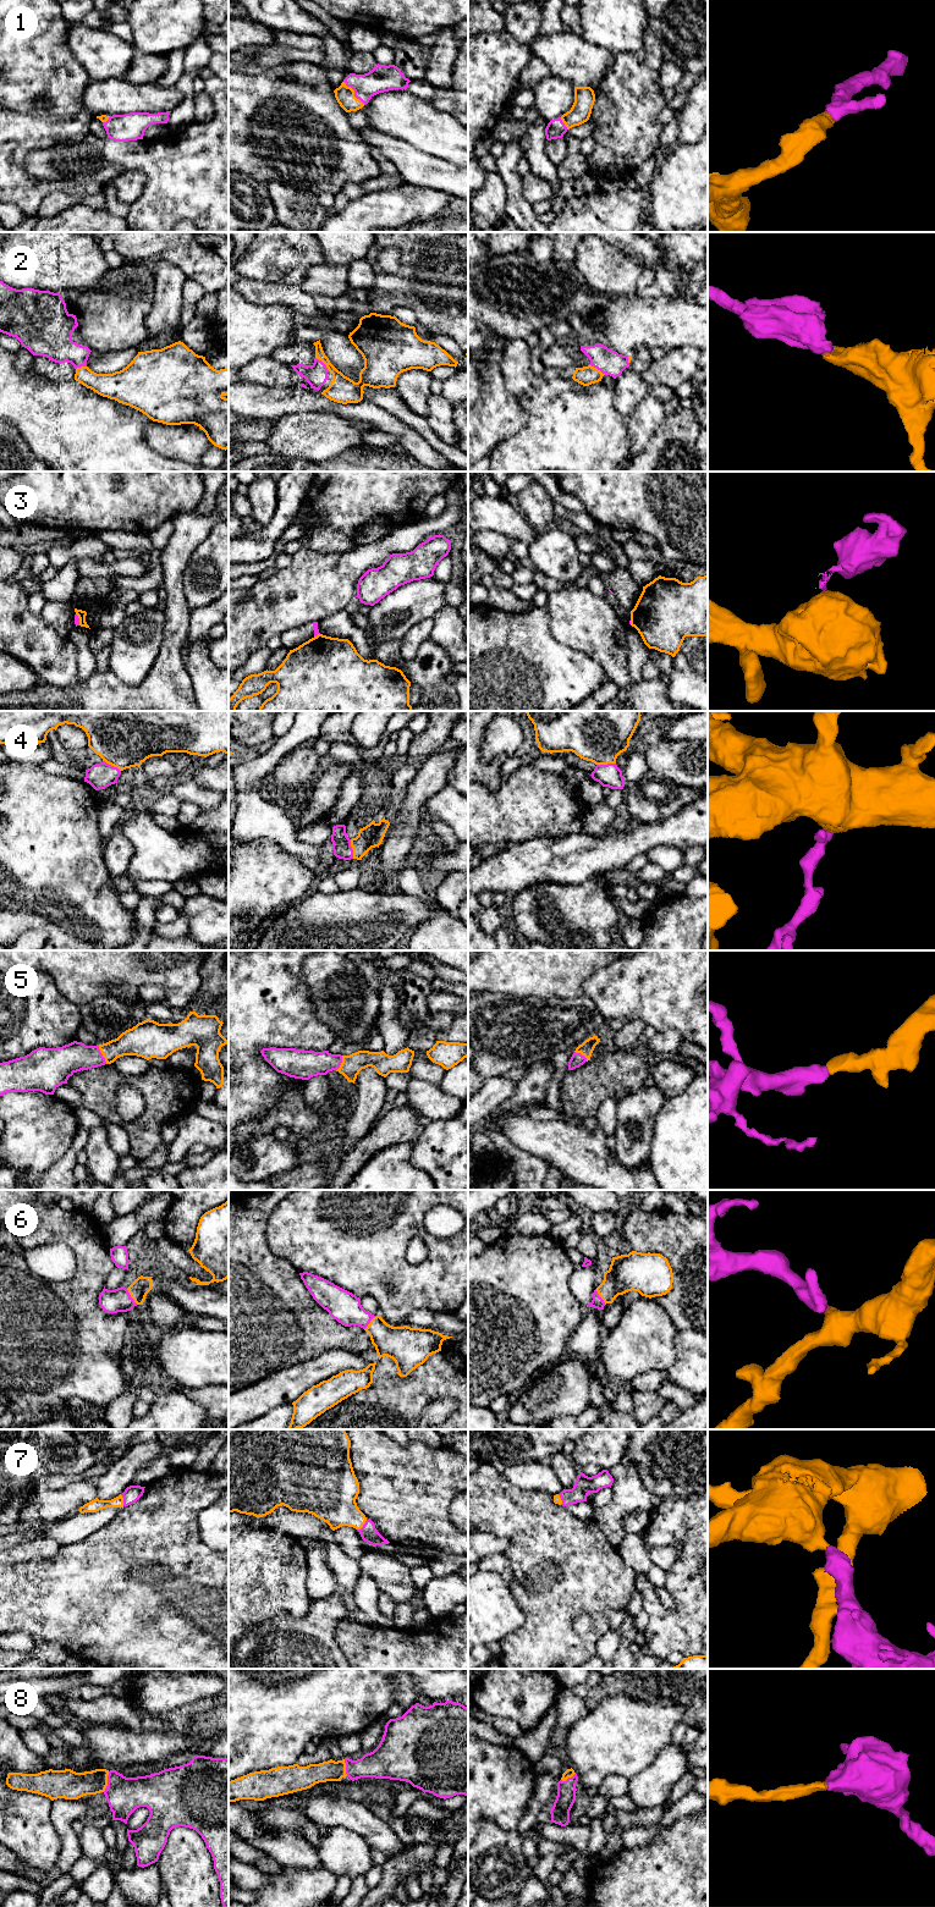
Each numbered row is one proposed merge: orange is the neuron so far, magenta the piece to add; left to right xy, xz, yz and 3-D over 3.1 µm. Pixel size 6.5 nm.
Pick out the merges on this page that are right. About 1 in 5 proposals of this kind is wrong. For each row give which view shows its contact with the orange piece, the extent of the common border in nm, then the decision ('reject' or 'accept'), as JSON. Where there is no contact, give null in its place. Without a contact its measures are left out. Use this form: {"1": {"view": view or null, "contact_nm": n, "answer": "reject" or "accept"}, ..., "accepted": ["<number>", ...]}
{"1": {"view": "xz", "contact_nm": 220, "answer": "accept"}, "2": {"view": "xz", "contact_nm": 130, "answer": "accept"}, "3": {"view": "xy", "contact_nm": 80, "answer": "reject"}, "4": {"view": "xz", "contact_nm": 130, "answer": "accept"}, "5": {"view": "xy", "contact_nm": 140, "answer": "accept"}, "6": {"view": "xy", "contact_nm": 130, "answer": "accept"}, "7": {"view": "xz", "contact_nm": 90, "answer": "accept"}, "8": {"view": "xy", "contact_nm": 140, "answer": "accept"}, "accepted": ["1", "2", "4", "5", "6", "7", "8"]}

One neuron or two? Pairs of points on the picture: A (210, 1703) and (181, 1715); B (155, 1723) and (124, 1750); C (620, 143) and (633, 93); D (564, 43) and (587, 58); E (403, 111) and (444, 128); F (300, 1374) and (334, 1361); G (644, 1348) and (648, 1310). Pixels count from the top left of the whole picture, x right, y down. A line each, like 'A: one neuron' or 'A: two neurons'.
A: one neuron
B: two neurons
C: one neuron
D: one neuron
E: one neuron
F: one neuron
G: one neuron

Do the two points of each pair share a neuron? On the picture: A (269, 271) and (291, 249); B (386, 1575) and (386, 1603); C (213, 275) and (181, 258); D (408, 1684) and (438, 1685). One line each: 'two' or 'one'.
A: one
B: two
C: one
D: one

